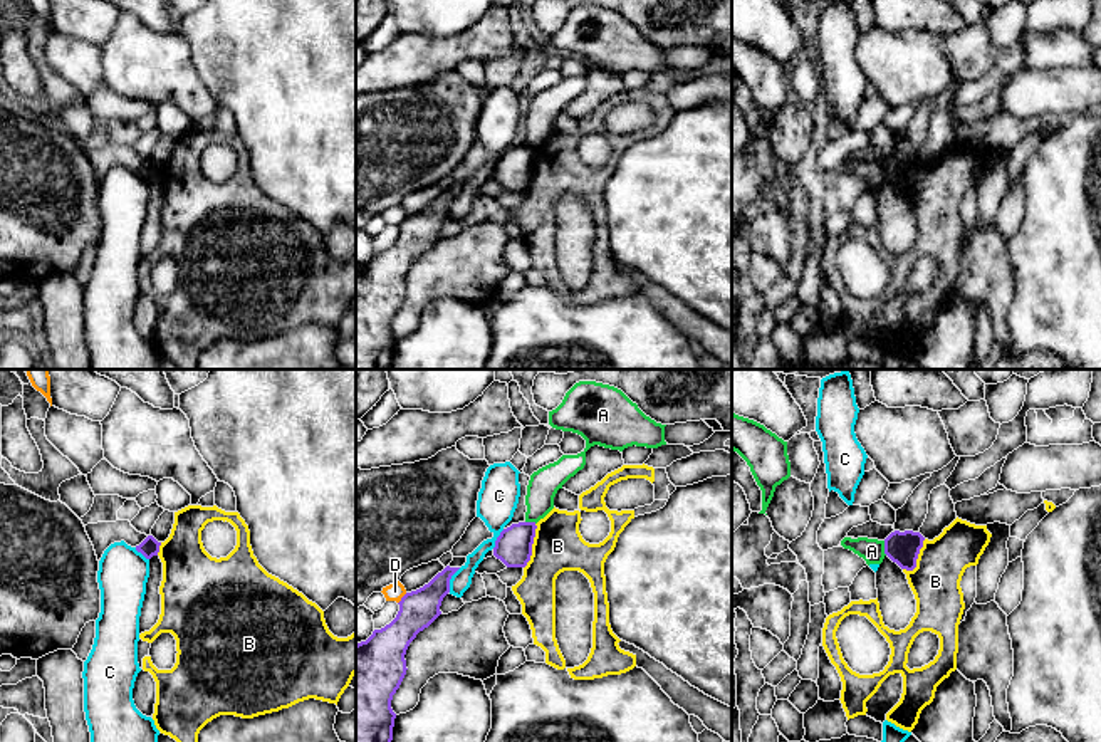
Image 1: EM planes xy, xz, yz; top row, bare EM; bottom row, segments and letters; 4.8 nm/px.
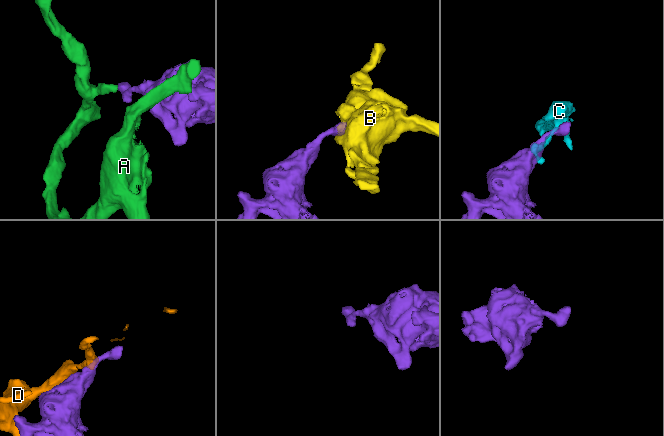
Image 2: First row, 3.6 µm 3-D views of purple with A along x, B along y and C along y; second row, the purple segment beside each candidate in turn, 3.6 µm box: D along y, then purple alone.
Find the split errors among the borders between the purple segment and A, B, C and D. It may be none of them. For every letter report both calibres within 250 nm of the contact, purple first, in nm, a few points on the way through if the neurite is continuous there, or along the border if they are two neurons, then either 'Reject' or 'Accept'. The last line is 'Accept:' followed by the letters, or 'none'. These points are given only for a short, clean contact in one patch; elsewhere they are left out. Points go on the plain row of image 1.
A: Thickness 160 nm (purple) against 110 nm. Boundary: yz (883, 165), (887, 178). Reject
B: Thickness 180 nm (purple) against 240 nm. Boundary: xz (536, 148), (531, 183), (524, 192). Reject
C: Thickness 180 nm (purple) against 100 nm. Boundary: xz (460, 192), (452, 200), (448, 215). Reject
D: Thickness 190 nm (purple) against 90 nm. Reject
Accept: none

